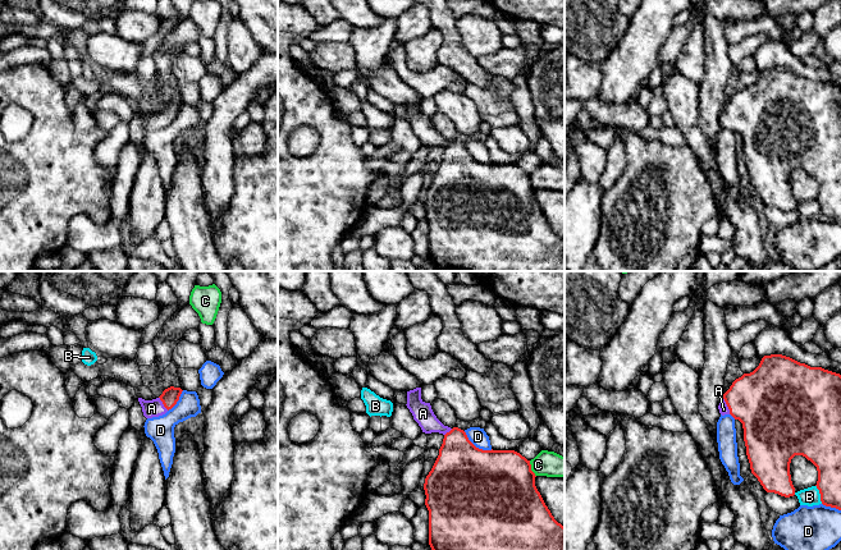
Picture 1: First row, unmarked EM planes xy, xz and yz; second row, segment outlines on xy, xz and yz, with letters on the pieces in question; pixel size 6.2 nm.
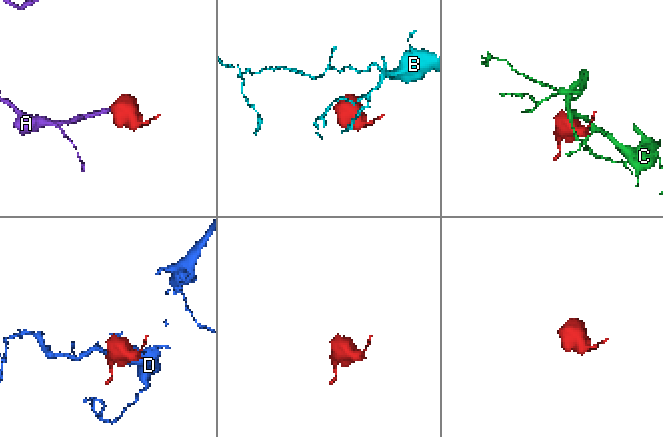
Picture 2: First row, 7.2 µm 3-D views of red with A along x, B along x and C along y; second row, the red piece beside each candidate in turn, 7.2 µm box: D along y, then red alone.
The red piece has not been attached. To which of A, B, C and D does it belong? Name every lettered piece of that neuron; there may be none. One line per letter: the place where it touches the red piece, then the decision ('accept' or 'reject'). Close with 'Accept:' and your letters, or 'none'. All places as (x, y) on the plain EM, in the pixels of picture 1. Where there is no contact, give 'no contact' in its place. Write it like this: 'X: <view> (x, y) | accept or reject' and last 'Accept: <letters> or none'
A: yz (727, 119) | accept
B: yz (819, 206) | reject
C: xz (530, 182) | reject
D: xz (475, 160) | reject
Accept: A

